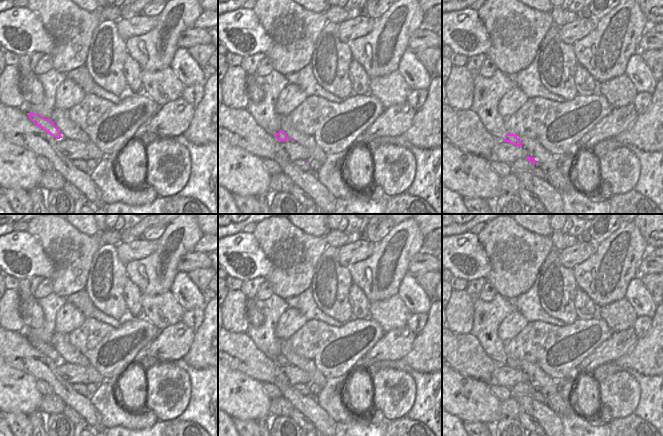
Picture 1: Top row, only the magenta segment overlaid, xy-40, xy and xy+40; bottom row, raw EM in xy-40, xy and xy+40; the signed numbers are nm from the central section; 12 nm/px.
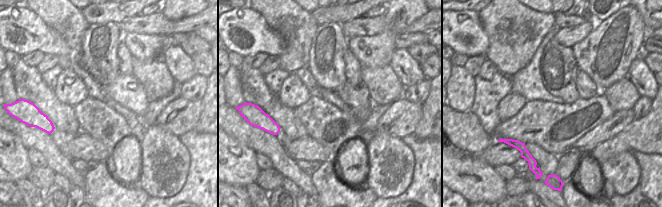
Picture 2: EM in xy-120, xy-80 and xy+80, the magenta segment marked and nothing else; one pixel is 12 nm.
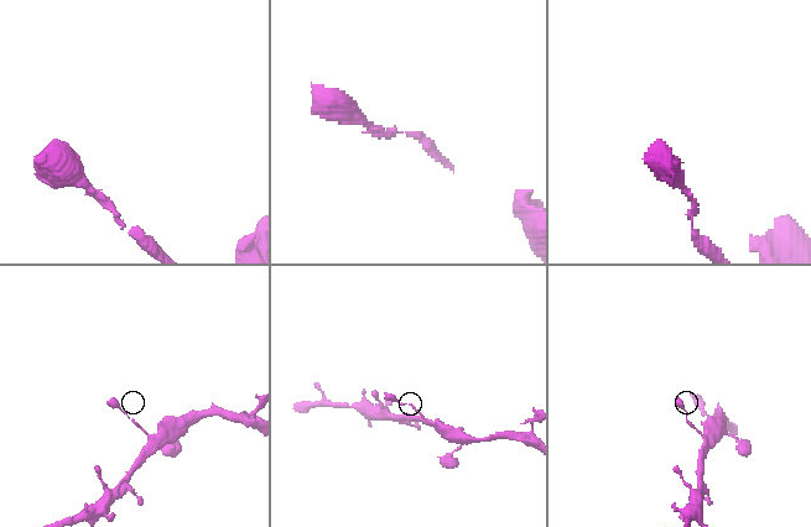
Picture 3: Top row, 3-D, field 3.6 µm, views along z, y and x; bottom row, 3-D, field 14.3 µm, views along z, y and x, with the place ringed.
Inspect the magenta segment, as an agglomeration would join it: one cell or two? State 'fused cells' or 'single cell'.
single cell

